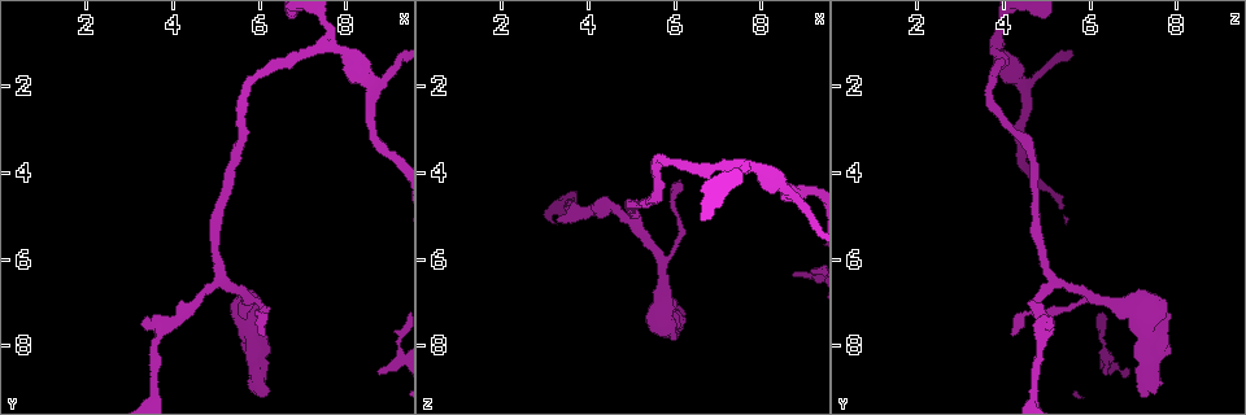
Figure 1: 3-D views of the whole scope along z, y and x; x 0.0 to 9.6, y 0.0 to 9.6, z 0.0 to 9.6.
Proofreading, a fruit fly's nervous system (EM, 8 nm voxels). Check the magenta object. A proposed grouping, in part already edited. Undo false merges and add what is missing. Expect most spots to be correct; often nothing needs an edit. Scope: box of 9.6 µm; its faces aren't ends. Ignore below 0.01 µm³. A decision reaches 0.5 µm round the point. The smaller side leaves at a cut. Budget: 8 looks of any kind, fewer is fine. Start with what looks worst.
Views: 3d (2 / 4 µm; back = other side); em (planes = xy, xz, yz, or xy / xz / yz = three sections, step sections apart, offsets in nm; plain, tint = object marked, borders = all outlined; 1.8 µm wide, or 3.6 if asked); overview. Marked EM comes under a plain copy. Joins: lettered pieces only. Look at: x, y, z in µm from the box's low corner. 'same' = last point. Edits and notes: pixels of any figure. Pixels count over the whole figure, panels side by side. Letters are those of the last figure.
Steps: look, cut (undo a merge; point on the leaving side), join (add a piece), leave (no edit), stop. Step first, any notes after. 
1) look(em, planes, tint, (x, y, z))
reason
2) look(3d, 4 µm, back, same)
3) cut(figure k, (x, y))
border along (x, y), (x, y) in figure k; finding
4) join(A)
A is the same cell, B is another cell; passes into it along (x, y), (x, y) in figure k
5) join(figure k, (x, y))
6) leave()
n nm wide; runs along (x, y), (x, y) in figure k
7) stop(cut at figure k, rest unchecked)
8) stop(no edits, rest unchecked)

look(3d, 4 µm, (7.50, 1.10, 3.85))
three arms meet

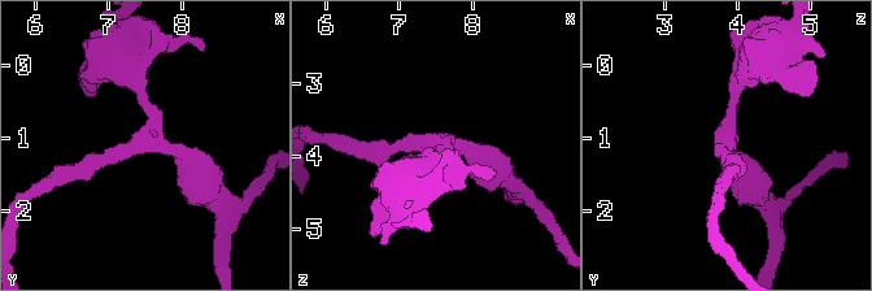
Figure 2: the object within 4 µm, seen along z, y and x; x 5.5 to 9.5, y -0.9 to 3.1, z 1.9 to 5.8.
look(em, planes, tint, (7.55, 1.05, 3.85))
3 arms; arms of 170, 220, 280 nm

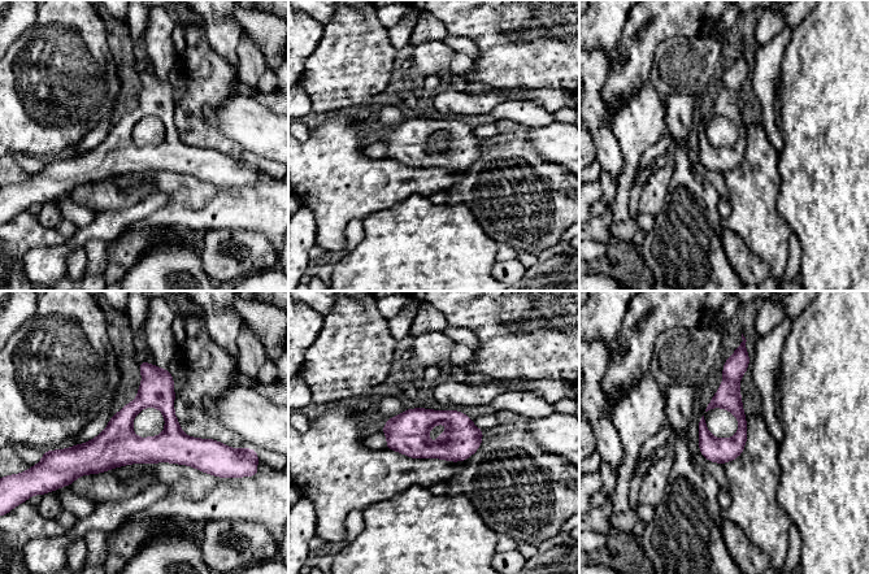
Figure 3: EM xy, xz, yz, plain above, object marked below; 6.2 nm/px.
look(em, planes, borders, same)
what lies round it

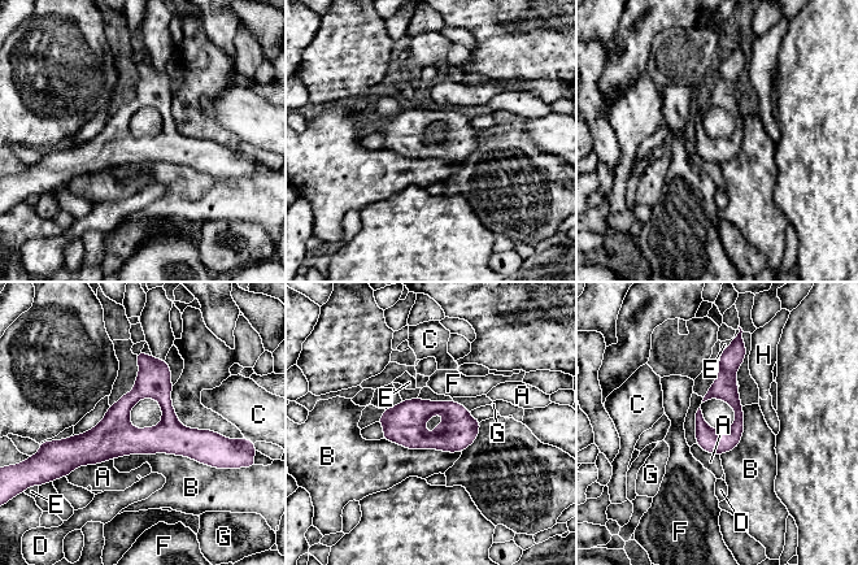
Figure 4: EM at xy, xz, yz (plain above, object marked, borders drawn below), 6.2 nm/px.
leave()
B touches over 650 nm; A, B, C, D, E, F, G and H are other cells; runs along (217, 438), (65, 447) in figure 4; one neuron here

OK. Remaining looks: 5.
look(3d, 2 µm, (8.75, 8.65, 6.40))
thin end

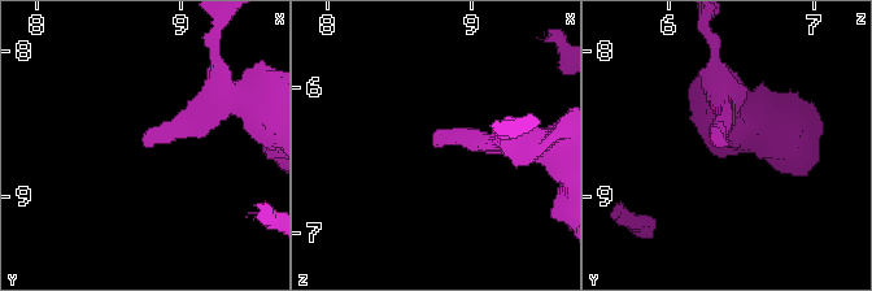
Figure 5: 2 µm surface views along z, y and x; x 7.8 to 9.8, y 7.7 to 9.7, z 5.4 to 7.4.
look(em, planes, borders, (8.72, 8.62, 6.36))
shape alone is not enough

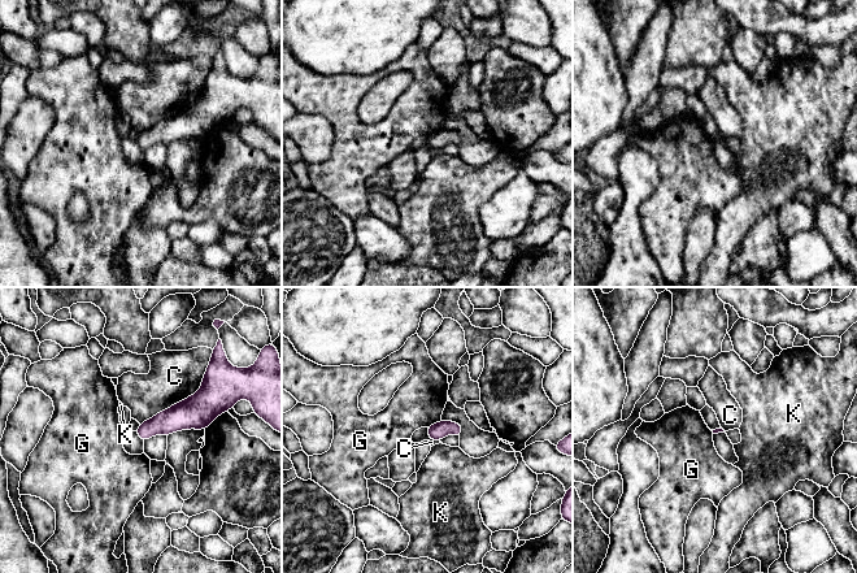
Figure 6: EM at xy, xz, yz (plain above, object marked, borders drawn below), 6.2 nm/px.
leave()
C, G and K are other cells; border along (440, 420), (427, 428) in figure 6; none of them fits

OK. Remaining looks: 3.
look(em, planes, borders, (3.25, 7.45, 5.15))
branch stops here

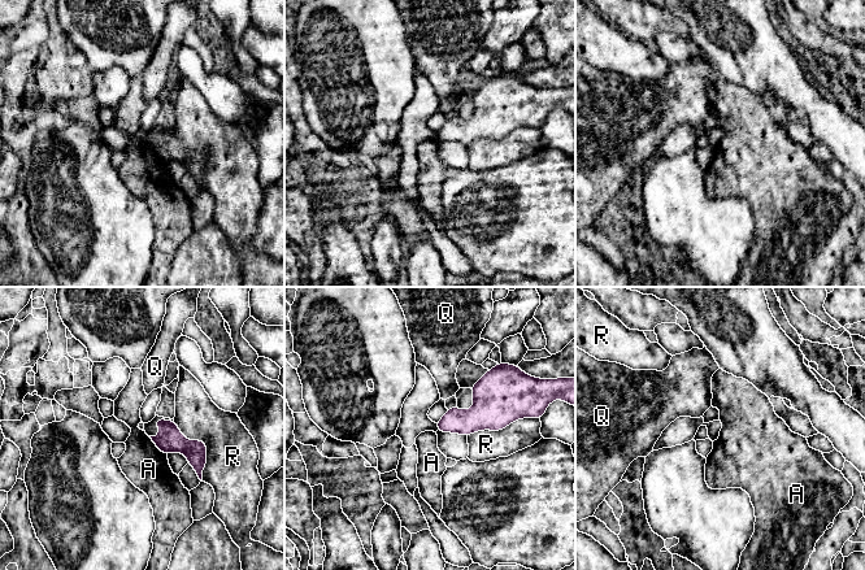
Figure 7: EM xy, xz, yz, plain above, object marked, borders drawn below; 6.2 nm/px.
leave()
120 nm wide; A, Q and R are other cells; border along (148, 436), (166, 456) in figure 7; no lettered piece goes on from it

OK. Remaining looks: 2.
stop(no edits, rest unchecked)

